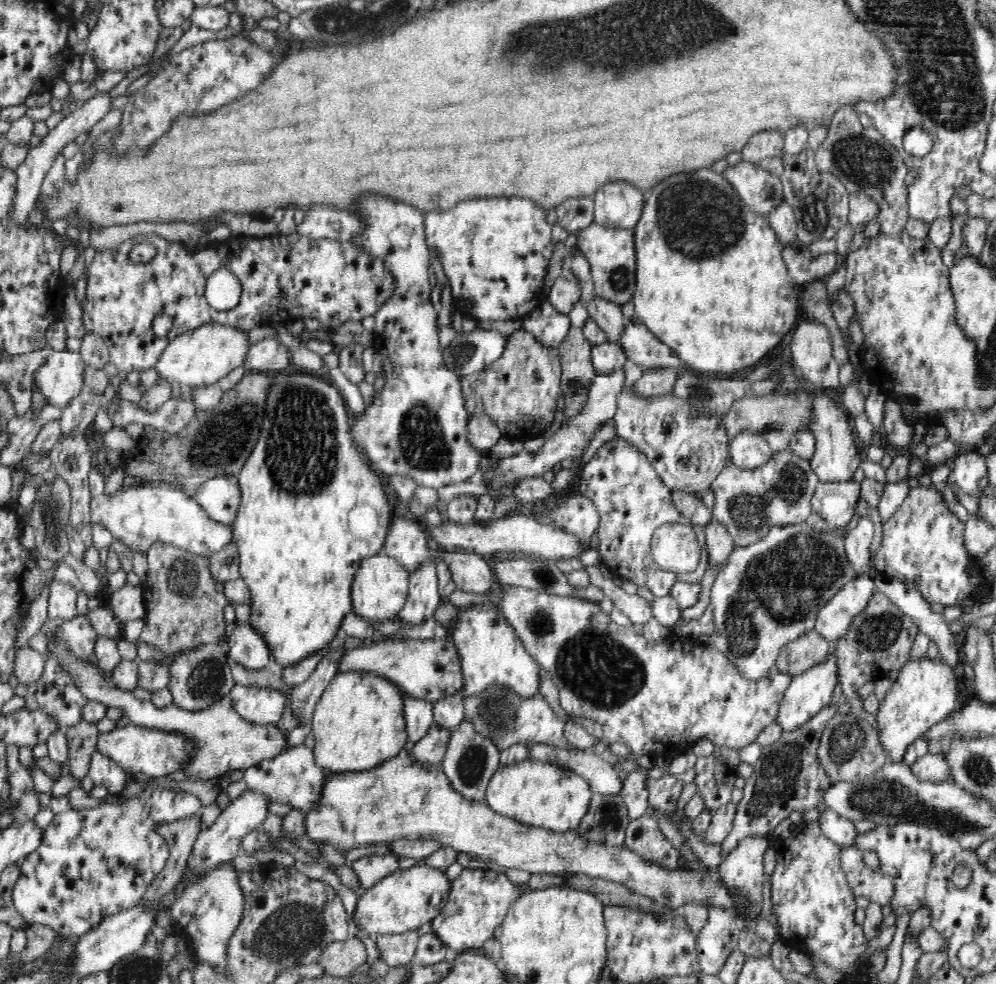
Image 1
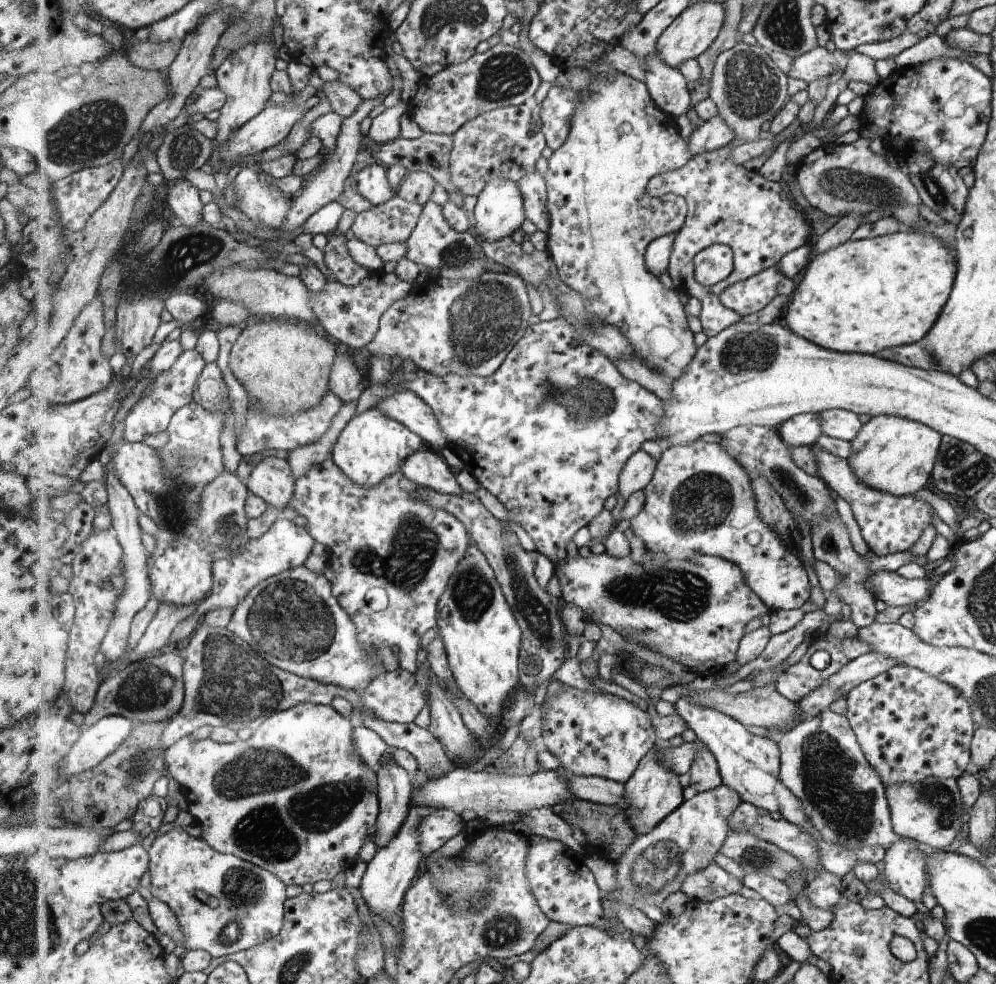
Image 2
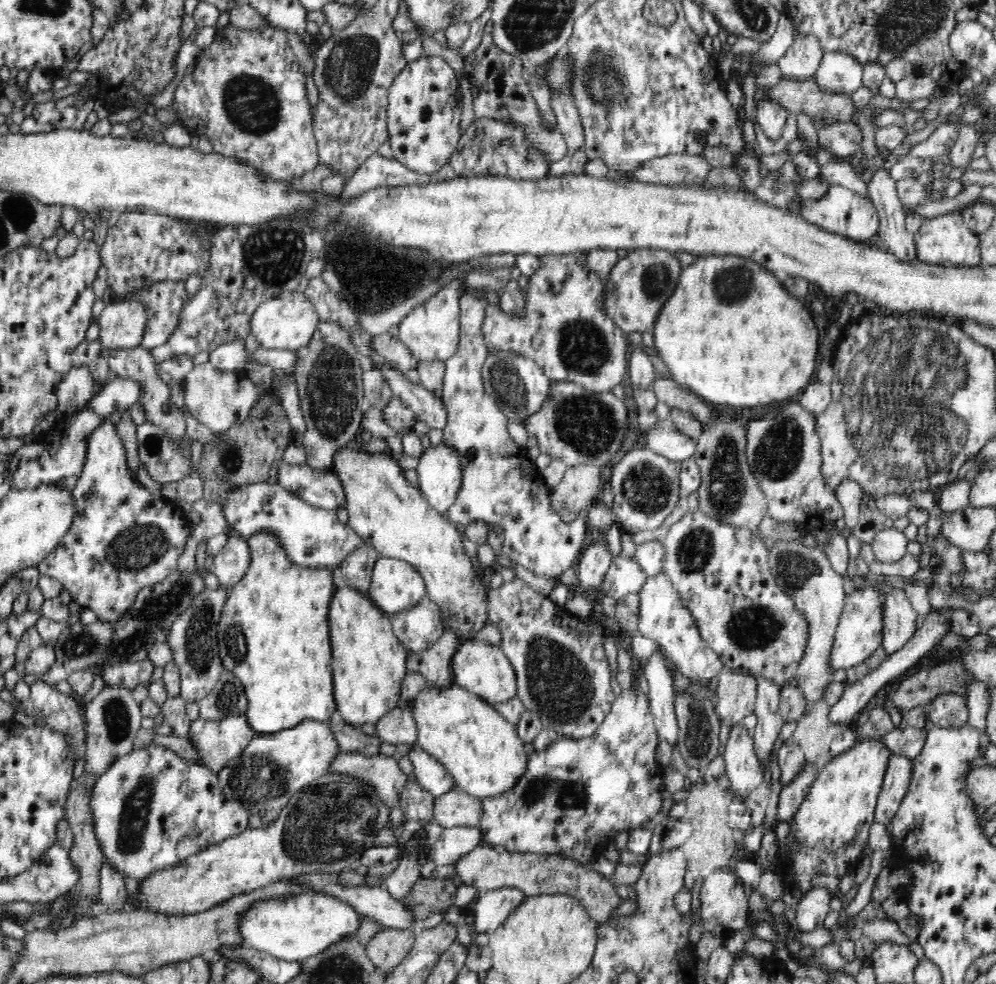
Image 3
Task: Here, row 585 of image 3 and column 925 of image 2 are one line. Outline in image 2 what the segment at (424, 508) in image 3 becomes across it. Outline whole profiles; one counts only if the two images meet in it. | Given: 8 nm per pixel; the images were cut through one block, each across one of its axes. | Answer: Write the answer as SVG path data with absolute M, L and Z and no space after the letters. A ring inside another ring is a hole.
M879 415L865 423L857 438L850 442L851 453L847 462L863 484L891 496L912 495L927 482L940 442L941 434L928 425L907 421L906 418Z

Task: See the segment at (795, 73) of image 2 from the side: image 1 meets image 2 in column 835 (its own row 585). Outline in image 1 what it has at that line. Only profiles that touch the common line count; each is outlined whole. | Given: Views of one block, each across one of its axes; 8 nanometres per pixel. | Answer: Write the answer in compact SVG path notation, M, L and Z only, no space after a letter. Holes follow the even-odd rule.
M60 580L52 581L49 585L47 616L54 622L76 618L76 598L78 592L74 586Z

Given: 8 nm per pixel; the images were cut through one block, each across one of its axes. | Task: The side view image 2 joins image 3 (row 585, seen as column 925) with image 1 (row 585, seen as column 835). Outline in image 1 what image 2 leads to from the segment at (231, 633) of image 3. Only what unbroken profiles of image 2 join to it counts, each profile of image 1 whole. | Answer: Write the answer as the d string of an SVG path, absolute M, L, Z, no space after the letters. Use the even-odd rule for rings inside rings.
M291 362L291 366L287 370L273 374L272 384L268 386L268 389L265 400L266 418L262 424L260 438L258 438L250 458L246 460L246 464L238 474L241 503L236 520L231 527L234 536L233 543L239 552L239 576L244 579L251 592L249 624L262 632L261 635L270 646L274 667L277 667L290 666L290 663L314 654L316 650L326 646L338 634L342 618L352 611L350 588L360 563L364 559L383 553L390 528L390 506L386 499L384 486L380 483L378 472L371 468L362 455L359 445L355 443L355 437L351 433L352 413L347 406L346 398L333 382L319 373L297 369Z

